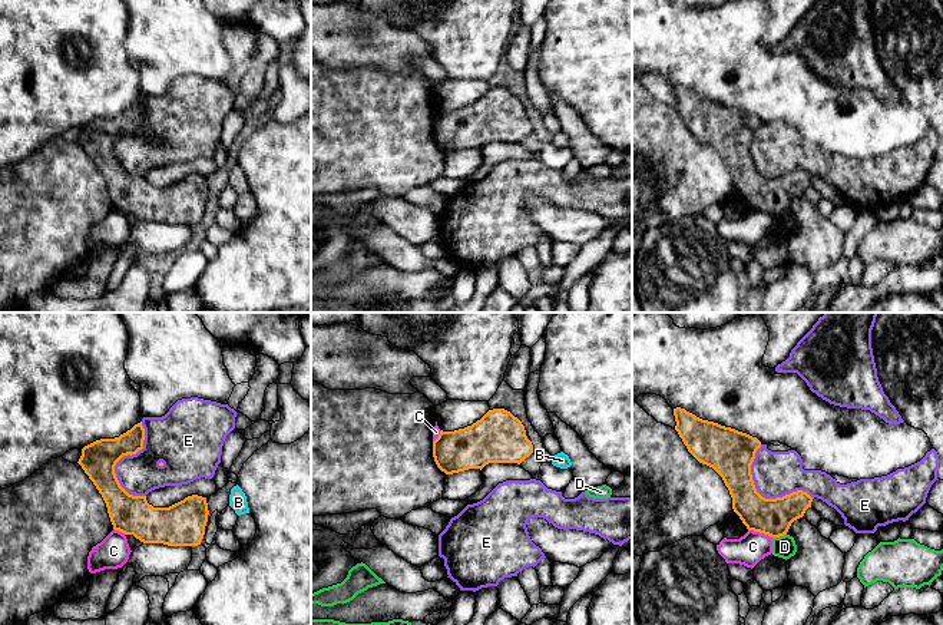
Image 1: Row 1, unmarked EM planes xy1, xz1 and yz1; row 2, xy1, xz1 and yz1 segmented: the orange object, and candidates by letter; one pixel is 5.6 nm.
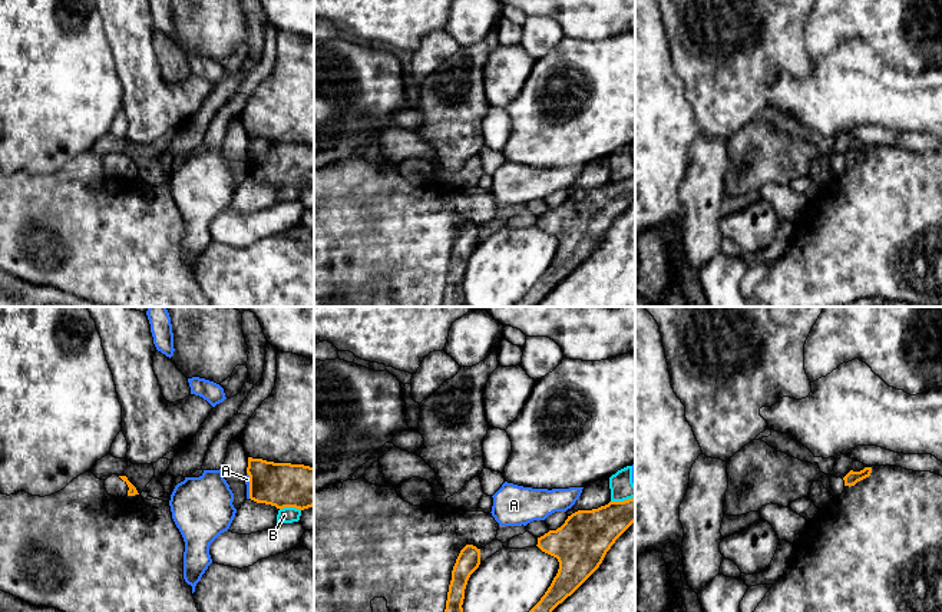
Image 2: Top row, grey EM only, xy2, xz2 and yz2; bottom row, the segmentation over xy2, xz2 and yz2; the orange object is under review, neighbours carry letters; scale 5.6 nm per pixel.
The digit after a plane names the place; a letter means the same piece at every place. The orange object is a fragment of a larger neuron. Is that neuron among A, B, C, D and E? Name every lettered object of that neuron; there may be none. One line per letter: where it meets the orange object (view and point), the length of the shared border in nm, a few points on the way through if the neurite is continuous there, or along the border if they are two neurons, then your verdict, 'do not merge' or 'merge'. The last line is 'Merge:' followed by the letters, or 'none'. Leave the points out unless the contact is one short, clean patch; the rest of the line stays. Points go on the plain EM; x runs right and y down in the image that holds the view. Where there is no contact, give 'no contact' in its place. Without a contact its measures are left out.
A: meets orange in xy2 at (250, 164); contact 150 nm long; do not merge
B: meets orange in xy2 at (290, 185); contact 120 nm long; border along xy2 (280, 187), (297, 187), (300, 189); do not merge
C: meets orange in yz1 at (761, 211); contact 150 nm long; border along yz1 (748, 208), (773, 217); do not merge
D: meets orange in yz1 at (780, 214); contact 80 nm long; border along yz1 (786, 212), (774, 217); do not merge
E: meets orange in yz1 at (761, 175); contact 420 nm long; do not merge
Merge: none

